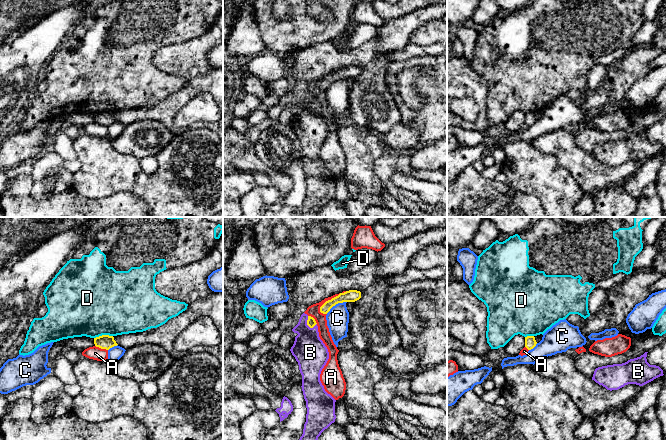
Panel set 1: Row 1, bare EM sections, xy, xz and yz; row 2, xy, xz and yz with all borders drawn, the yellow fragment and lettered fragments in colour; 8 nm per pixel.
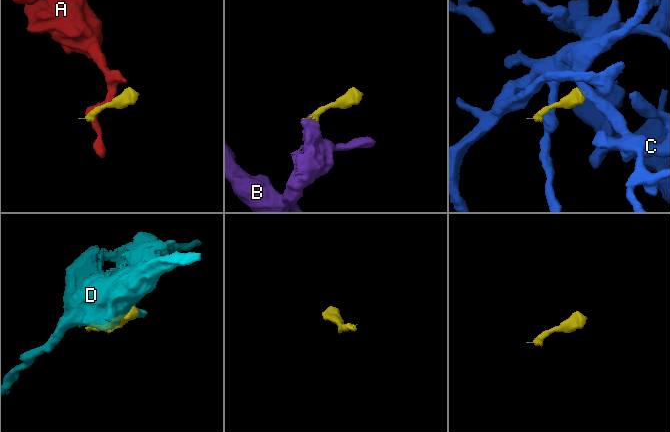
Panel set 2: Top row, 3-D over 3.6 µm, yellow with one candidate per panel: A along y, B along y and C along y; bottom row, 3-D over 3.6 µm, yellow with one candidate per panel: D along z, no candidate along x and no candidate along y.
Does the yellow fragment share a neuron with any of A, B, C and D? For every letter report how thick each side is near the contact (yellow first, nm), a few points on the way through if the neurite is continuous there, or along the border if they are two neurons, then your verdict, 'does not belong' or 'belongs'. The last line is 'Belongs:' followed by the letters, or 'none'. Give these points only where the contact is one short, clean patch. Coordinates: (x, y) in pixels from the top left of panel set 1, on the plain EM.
A: calibres 100 and 100 nm; border xz (340, 69), (328, 75), (320, 83), (319, 87); does not belong
B: calibres 70 and 260 nm; way xz (311, 98), (307, 99), (308, 124), (310, 128); belongs
C: calibres 100 and 180 nm; does not belong
D: calibres 110 and 500 nm; does not belong
Belongs: B

